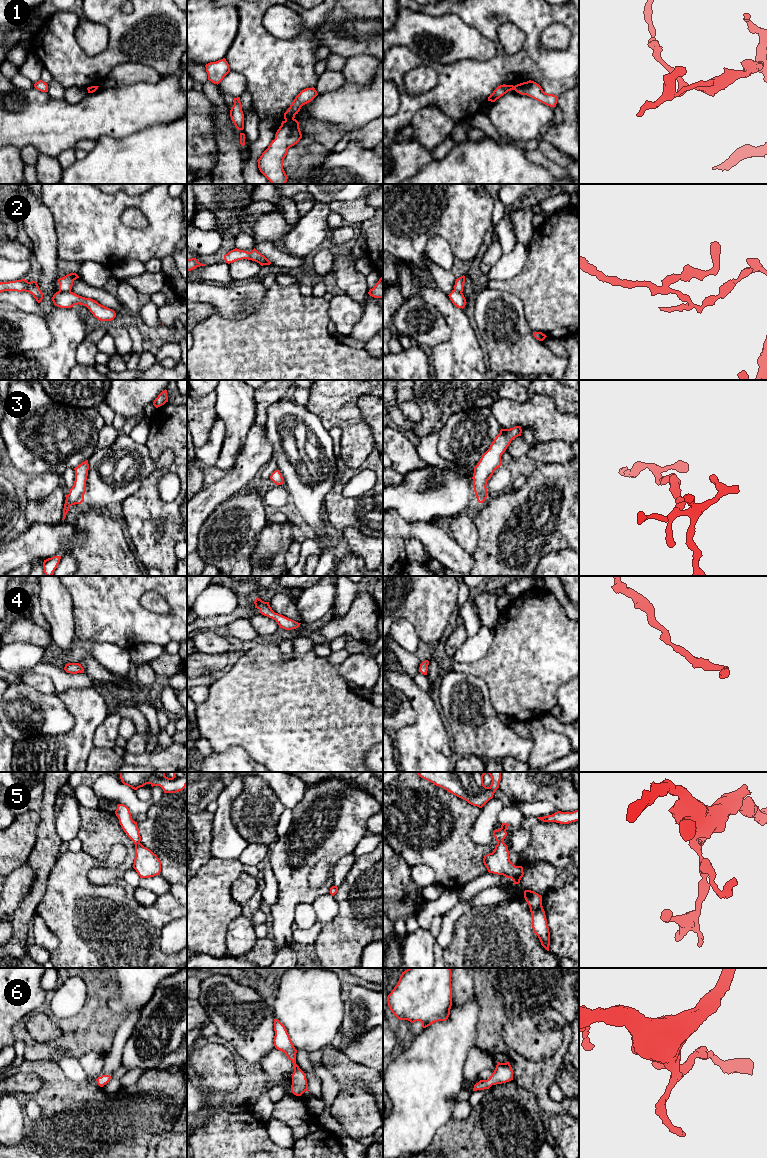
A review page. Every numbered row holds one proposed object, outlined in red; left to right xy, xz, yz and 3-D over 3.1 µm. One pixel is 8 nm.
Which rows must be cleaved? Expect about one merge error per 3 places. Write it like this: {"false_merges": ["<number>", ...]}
{"false_merges": ["1", "2"]}

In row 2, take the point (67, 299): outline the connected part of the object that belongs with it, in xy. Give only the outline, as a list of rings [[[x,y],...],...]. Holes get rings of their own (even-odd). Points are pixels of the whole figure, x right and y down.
[[[58,291],[53,297],[52,301],[55,306],[60,308],[71,308],[74,305],[86,306],[95,318],[100,321],[111,321],[116,317],[114,310],[107,308],[91,298],[79,296],[71,291]]]

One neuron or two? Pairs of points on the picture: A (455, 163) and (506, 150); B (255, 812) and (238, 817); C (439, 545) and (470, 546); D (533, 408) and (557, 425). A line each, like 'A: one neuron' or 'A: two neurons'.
A: one neuron
B: one neuron
C: two neurons
D: one neuron

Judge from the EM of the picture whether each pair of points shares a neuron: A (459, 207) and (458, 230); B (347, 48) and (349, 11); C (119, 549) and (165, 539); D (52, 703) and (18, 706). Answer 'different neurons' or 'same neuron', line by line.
A: same neuron
B: same neuron
C: different neurons
D: same neuron

